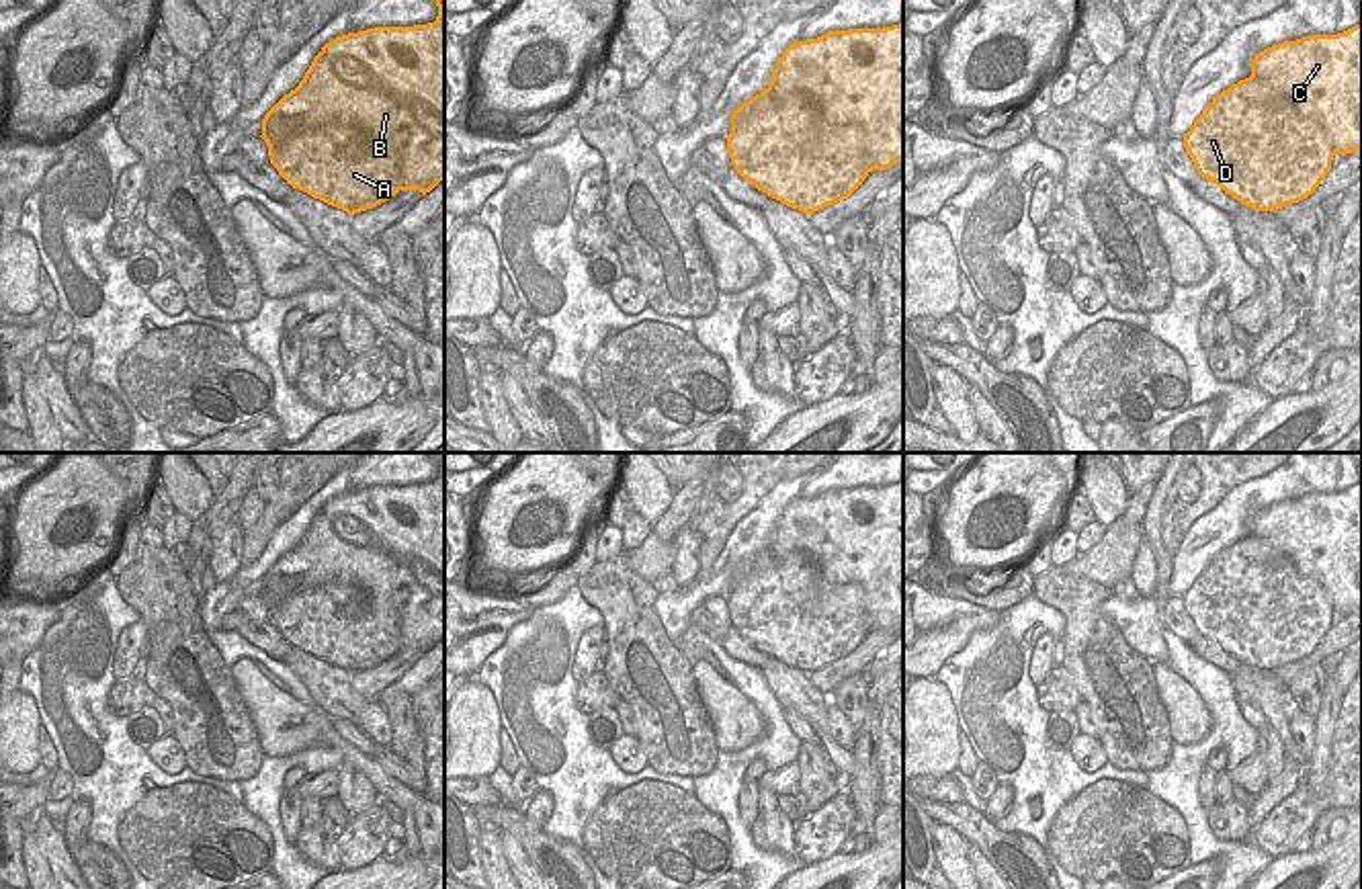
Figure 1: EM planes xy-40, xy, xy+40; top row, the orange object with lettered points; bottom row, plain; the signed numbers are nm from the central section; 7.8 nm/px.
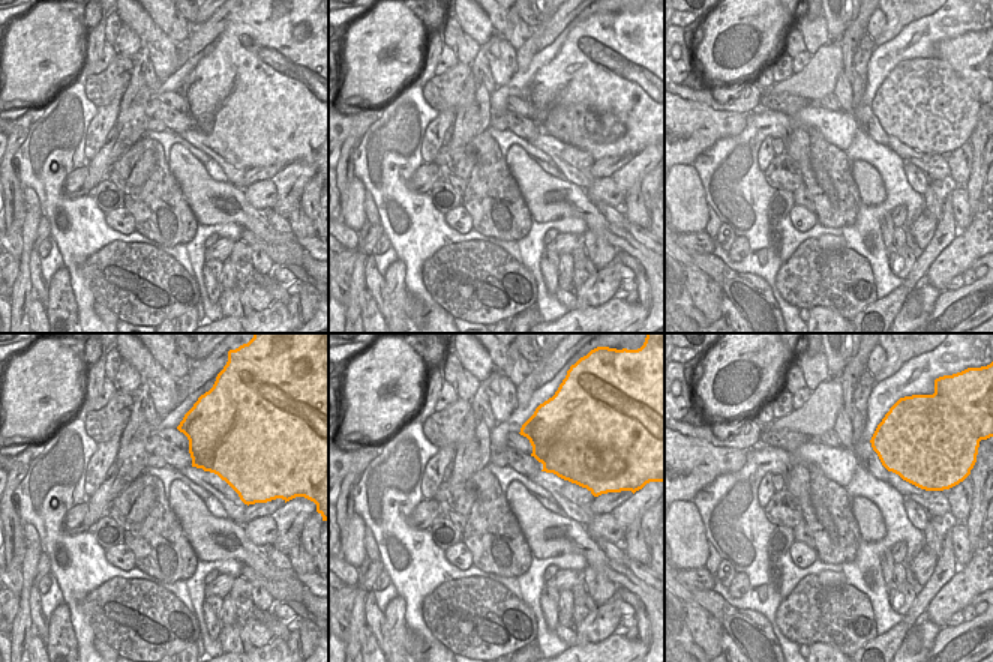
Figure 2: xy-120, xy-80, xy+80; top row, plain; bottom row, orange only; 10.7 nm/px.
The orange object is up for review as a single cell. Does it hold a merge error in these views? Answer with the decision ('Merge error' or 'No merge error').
Merge error

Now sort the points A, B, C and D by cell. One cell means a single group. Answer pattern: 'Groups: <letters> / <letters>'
Groups: A B C / D

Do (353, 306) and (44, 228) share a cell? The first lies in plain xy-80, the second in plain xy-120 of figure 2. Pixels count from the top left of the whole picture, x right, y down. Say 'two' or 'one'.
two

